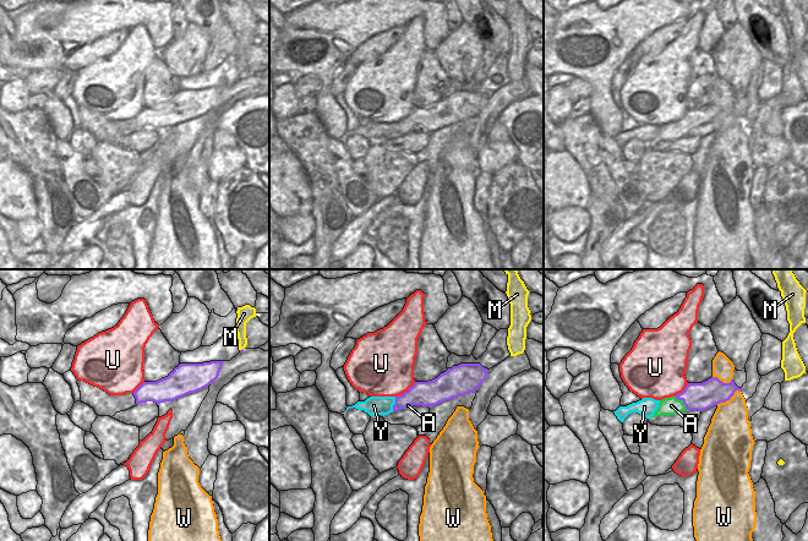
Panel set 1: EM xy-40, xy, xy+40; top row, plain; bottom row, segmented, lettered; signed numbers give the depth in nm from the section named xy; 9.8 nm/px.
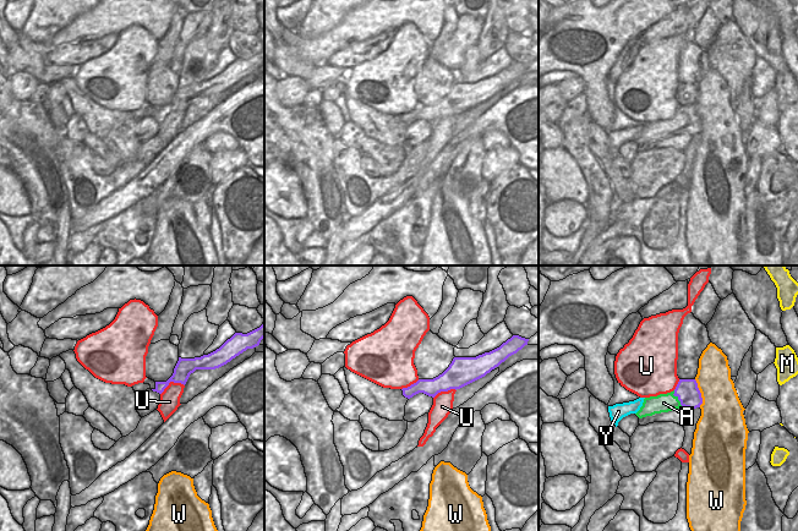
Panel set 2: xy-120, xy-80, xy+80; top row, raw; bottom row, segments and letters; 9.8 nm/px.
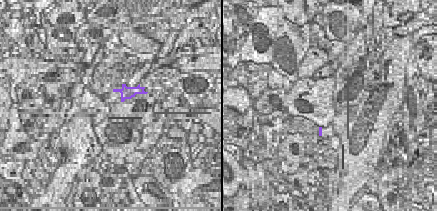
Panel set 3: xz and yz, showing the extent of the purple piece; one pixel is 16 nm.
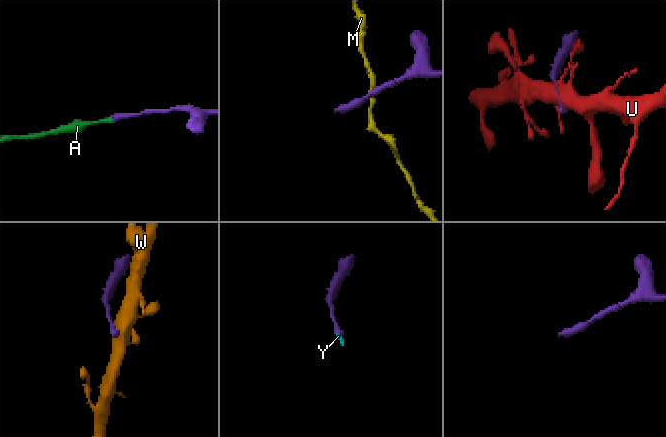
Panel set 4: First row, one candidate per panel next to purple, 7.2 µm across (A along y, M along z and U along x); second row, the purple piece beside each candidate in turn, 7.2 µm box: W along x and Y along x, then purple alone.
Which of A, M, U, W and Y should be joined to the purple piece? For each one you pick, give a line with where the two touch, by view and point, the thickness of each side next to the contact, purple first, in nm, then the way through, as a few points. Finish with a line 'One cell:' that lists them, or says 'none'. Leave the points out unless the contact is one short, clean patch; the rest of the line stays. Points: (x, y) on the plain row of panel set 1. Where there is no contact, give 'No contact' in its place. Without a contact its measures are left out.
A: Touches purple at xy+40 (683, 129). Thickness 260 nm (purple) against 170 nm. Path across: xy+40 (699, 123), (691, 124), (683, 129), (671, 131)
One cell: A.

